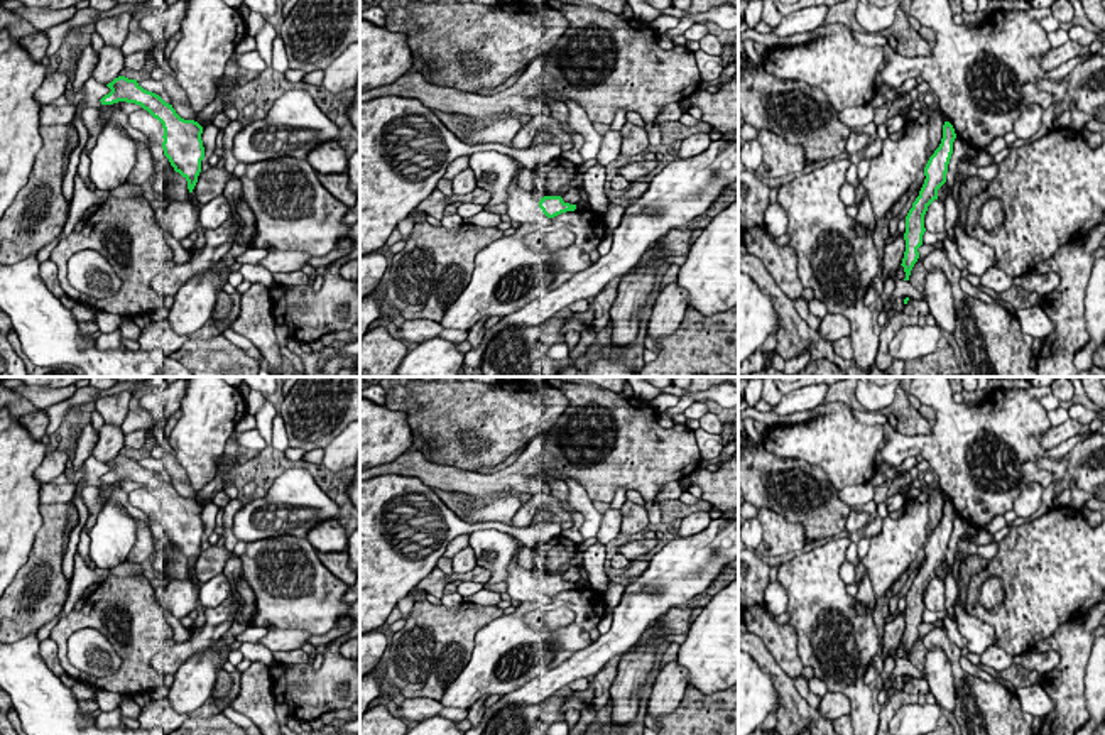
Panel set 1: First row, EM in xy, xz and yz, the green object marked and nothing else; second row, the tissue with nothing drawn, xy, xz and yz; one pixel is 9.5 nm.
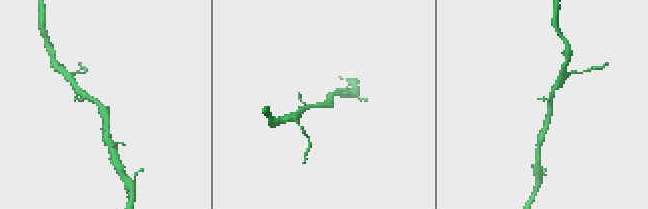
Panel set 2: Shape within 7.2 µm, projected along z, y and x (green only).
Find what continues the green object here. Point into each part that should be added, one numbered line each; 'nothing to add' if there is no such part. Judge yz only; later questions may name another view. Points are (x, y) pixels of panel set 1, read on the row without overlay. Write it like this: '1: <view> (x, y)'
nothing to add

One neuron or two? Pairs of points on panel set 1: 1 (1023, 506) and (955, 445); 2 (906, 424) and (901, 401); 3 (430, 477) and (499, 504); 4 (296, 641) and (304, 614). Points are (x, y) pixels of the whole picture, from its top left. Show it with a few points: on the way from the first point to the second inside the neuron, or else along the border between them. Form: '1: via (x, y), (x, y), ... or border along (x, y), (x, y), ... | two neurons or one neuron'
1: border along (1043, 487), (1031, 482), (1011, 509) | two neurons
2: via (906, 419), (901, 414), (901, 406) | one neuron
3: border along (517, 494), (495, 494), (485, 499) | two neurons
4: border along (276, 627), (306, 629), (313, 634) | two neurons

